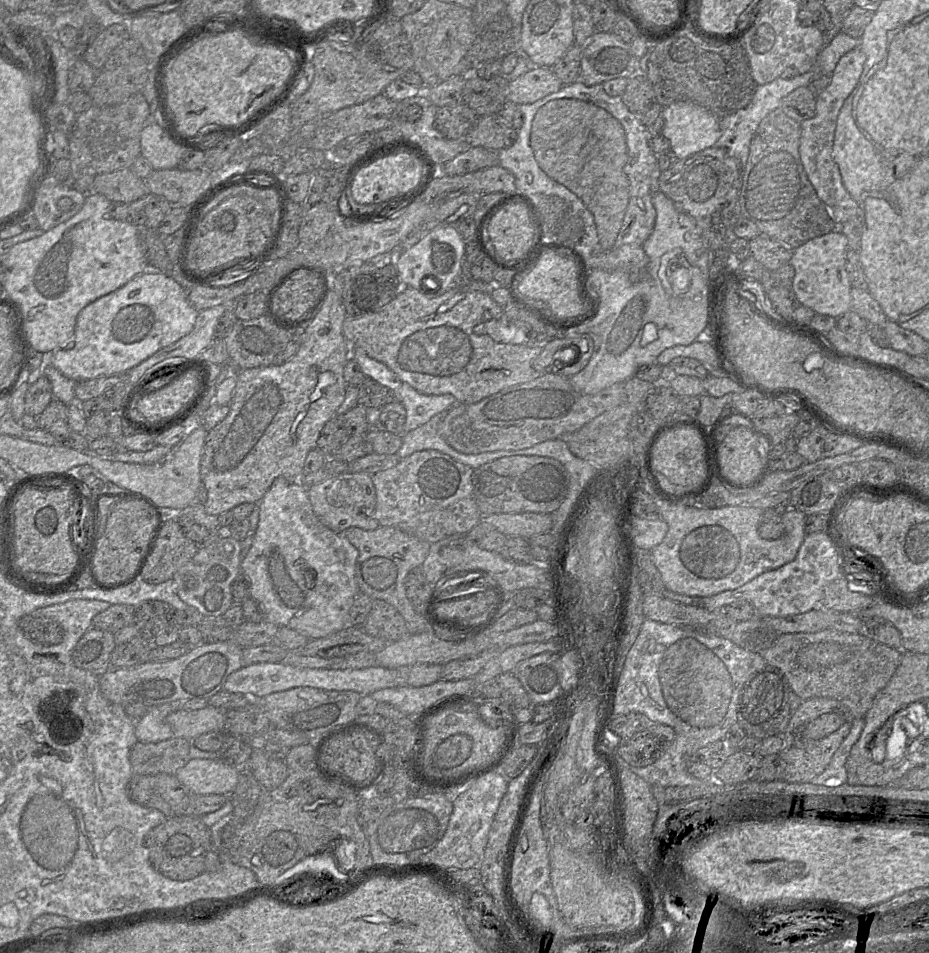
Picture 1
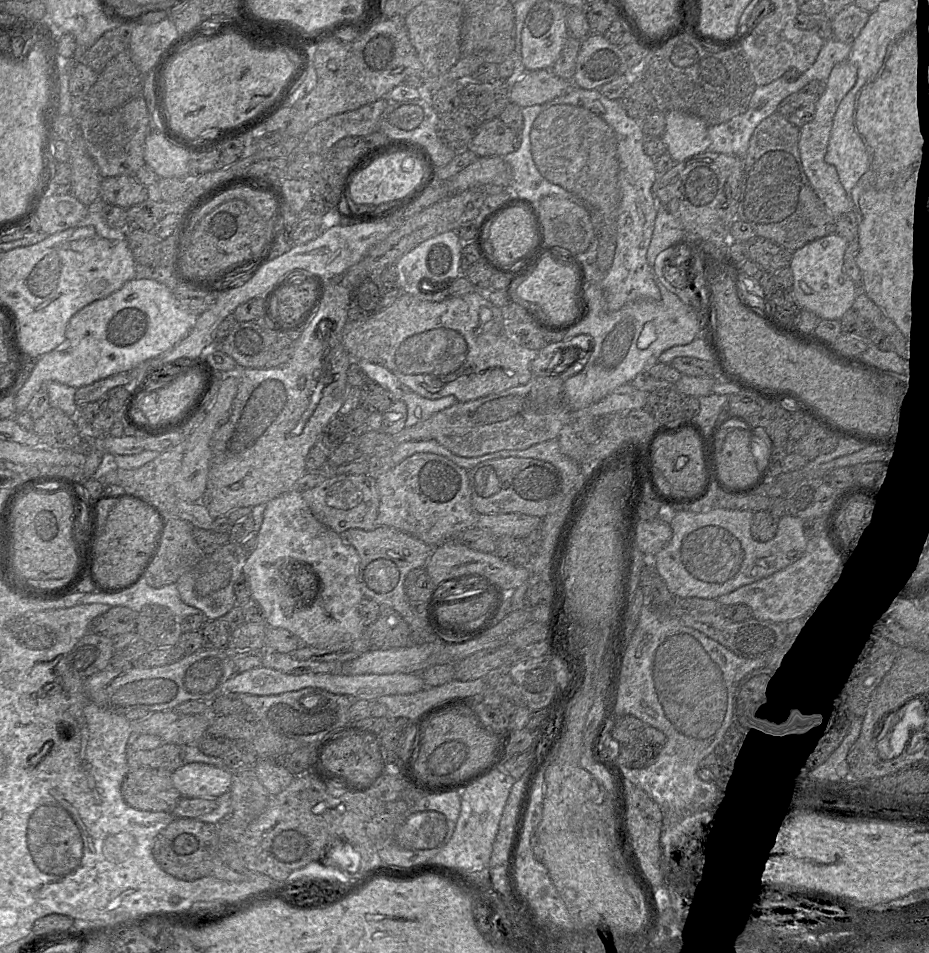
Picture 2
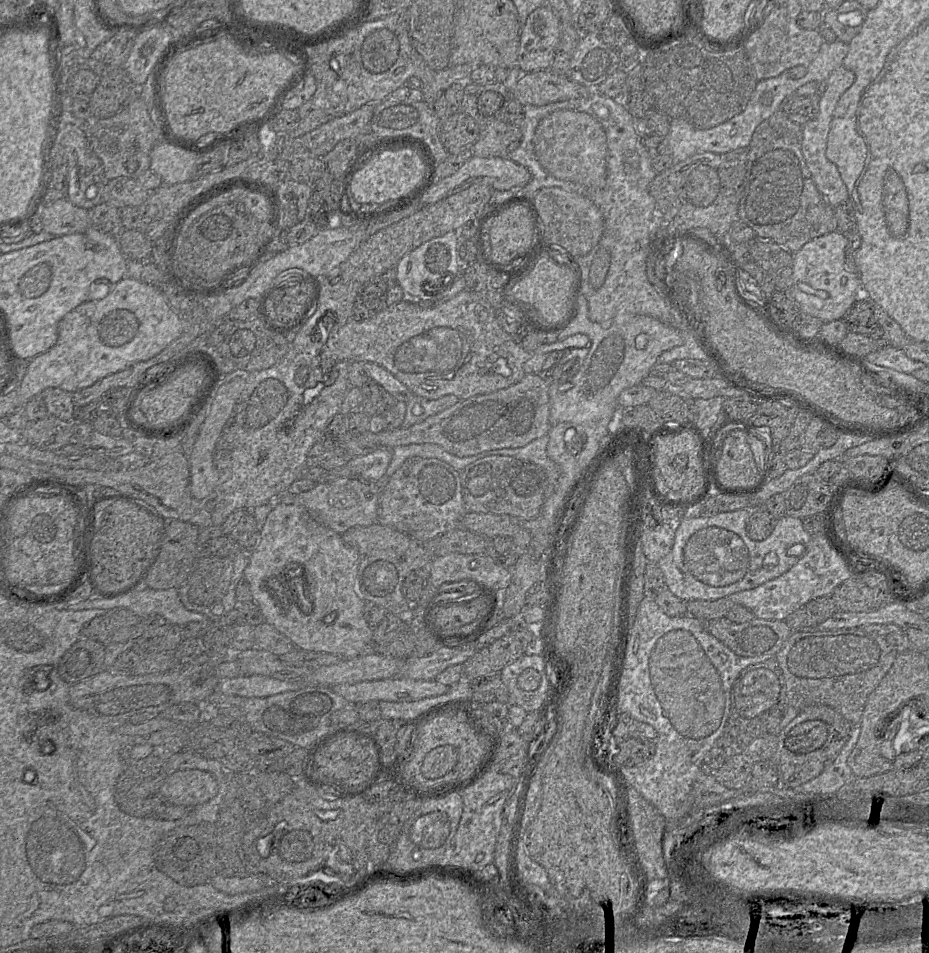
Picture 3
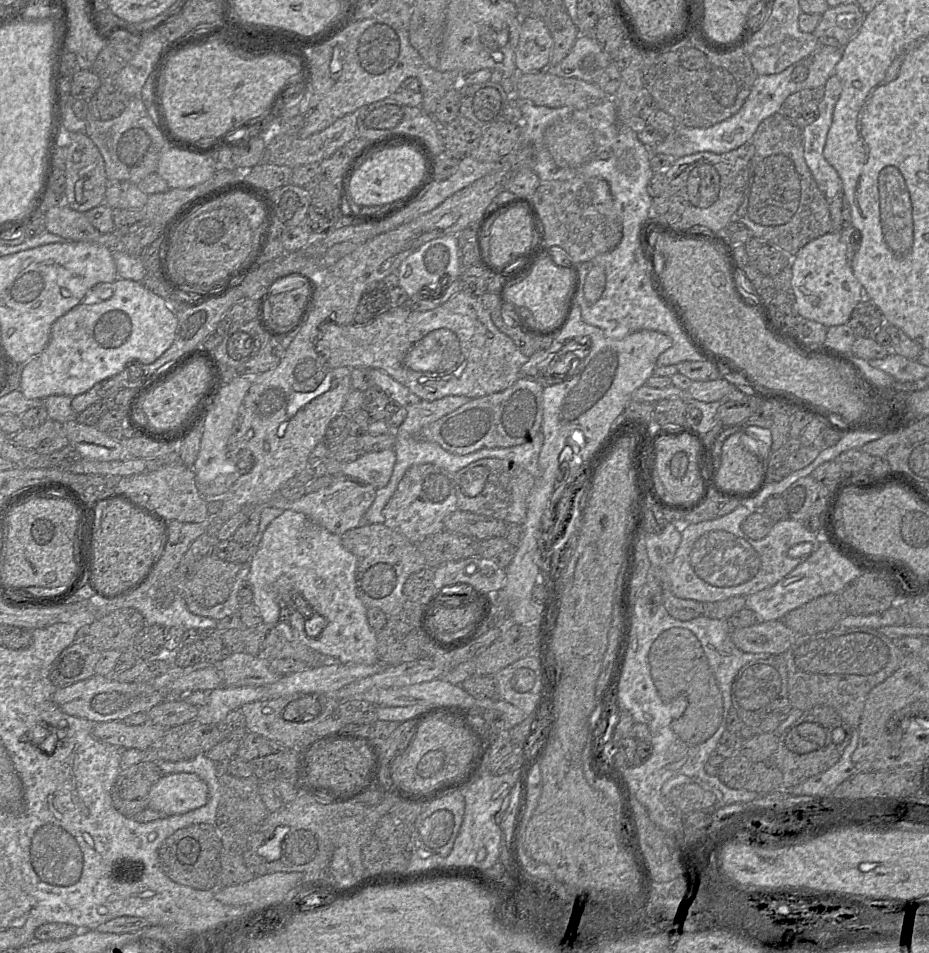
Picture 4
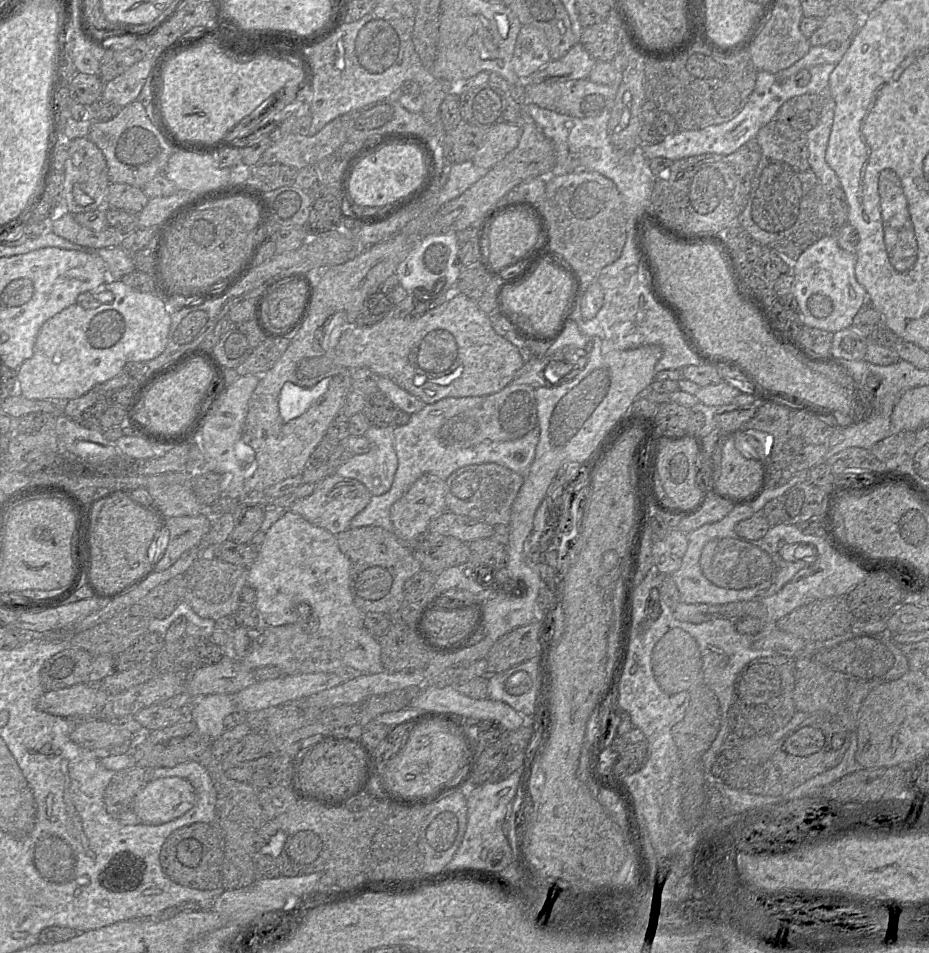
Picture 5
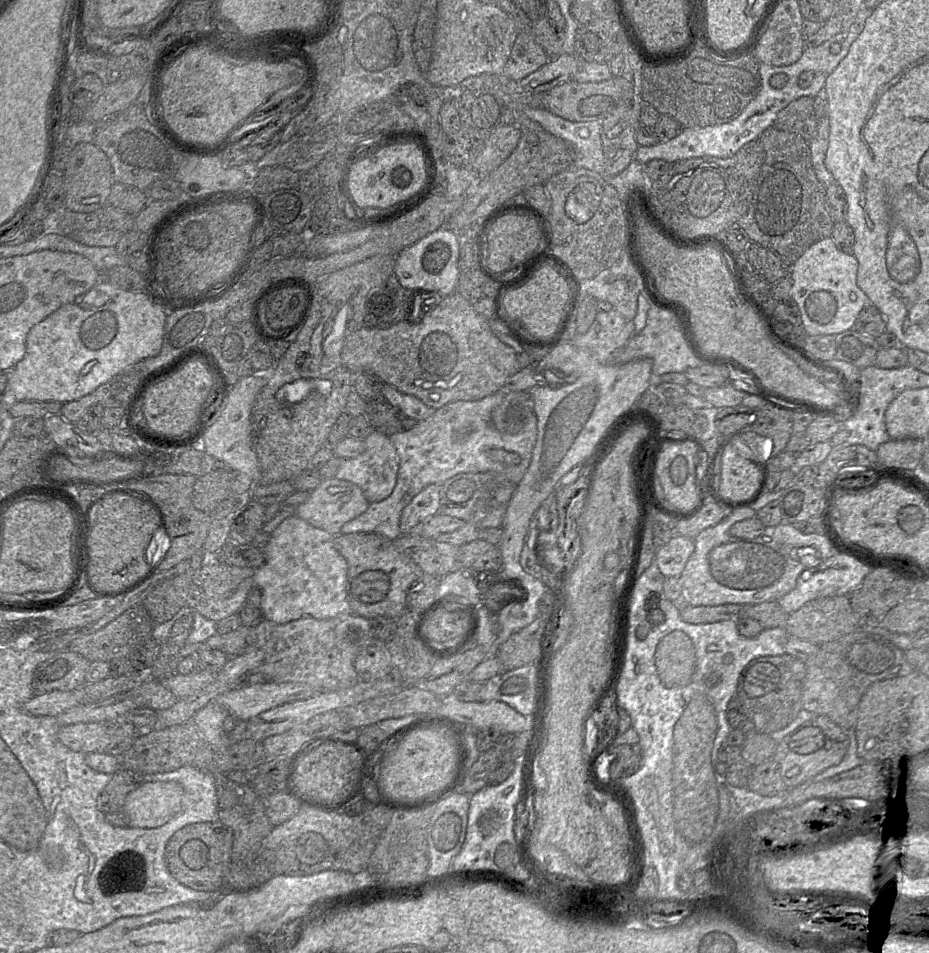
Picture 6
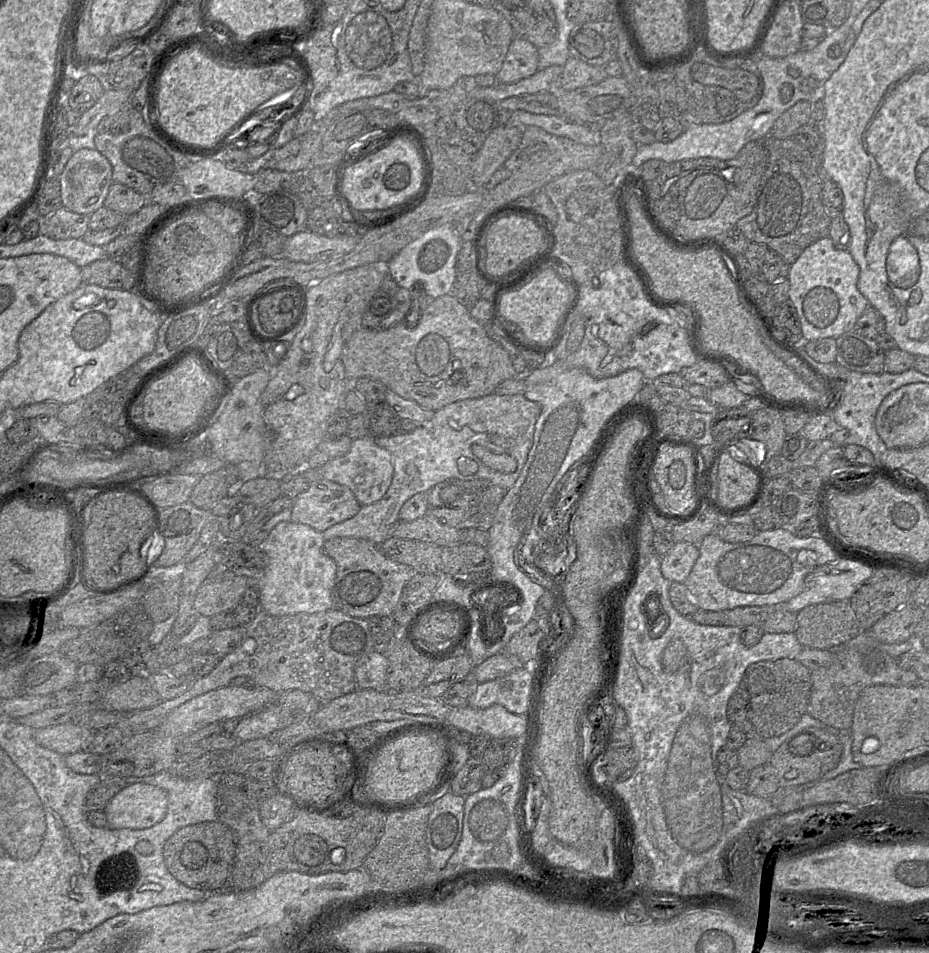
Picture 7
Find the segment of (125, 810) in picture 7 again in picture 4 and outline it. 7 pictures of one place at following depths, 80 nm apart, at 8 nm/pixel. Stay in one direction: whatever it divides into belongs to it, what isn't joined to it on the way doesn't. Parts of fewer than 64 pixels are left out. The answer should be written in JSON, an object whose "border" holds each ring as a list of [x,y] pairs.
{"border":[[[166,774],[151,787],[148,808],[172,816],[202,807],[208,799],[208,786],[196,774]]]}

